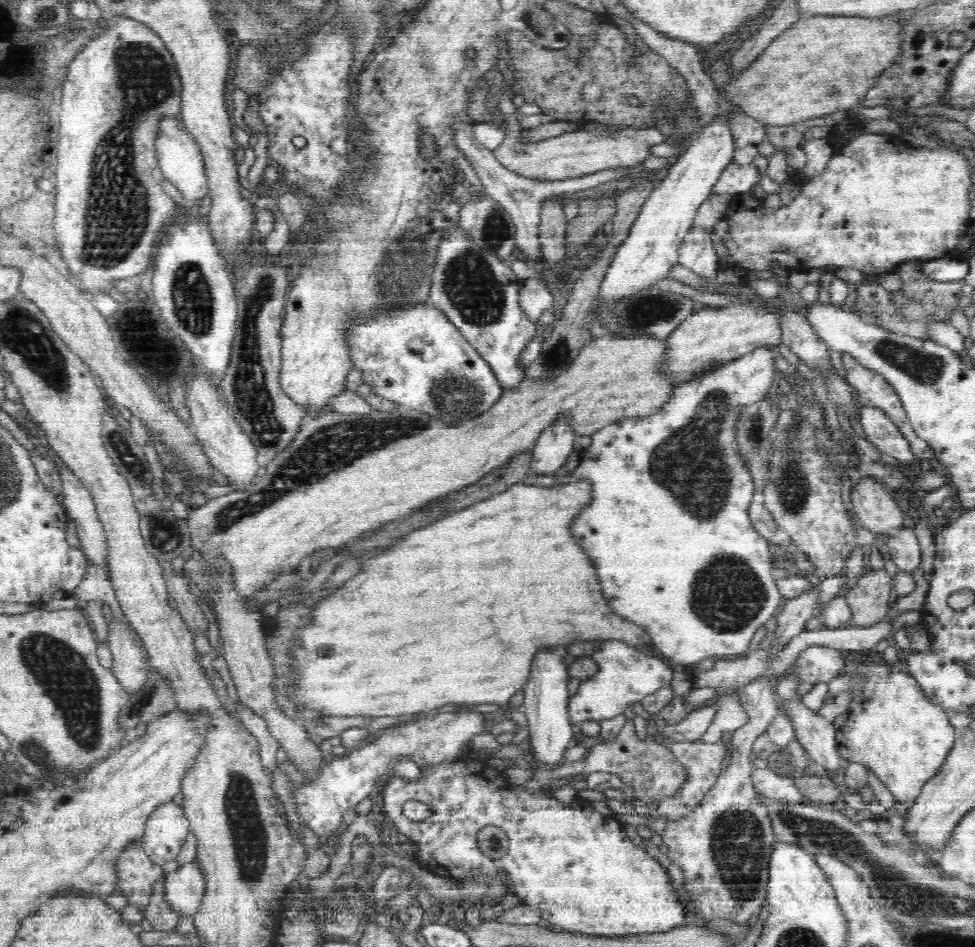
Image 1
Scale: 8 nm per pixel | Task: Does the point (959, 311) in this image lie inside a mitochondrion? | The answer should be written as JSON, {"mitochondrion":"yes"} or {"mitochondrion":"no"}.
{"mitochondrion":"no"}

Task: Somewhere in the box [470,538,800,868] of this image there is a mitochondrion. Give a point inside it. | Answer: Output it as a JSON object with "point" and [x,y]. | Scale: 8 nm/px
{"point":[726,595]}

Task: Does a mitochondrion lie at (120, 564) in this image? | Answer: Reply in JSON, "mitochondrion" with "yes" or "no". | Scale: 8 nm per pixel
{"mitochondrion":"no"}

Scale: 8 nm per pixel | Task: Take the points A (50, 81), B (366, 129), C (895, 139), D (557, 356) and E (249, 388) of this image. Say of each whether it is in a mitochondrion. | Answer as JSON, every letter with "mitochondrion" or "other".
{"A":"other","B":"mitochondrion","C":"other","D":"mitochondrion","E":"mitochondrion"}

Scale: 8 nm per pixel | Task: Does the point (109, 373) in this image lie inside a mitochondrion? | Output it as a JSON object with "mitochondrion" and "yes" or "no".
{"mitochondrion":"no"}

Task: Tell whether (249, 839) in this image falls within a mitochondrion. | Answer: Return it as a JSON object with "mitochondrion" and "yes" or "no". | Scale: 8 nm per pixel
{"mitochondrion":"yes"}

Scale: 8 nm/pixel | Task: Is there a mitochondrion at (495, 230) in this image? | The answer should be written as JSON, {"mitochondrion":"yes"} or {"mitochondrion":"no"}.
{"mitochondrion":"yes"}

